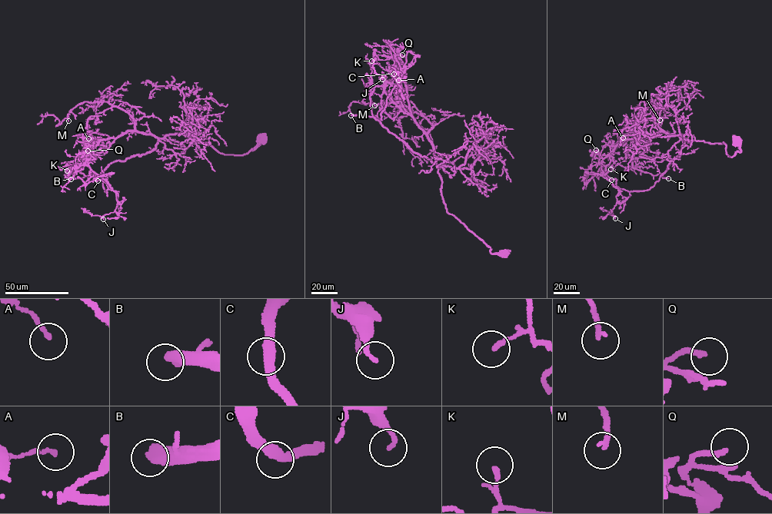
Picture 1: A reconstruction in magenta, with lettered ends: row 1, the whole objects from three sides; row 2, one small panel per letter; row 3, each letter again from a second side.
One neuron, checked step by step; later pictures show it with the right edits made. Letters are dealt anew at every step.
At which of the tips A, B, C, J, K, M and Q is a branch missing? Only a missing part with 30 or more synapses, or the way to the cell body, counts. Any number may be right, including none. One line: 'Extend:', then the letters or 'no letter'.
Extend: B, M

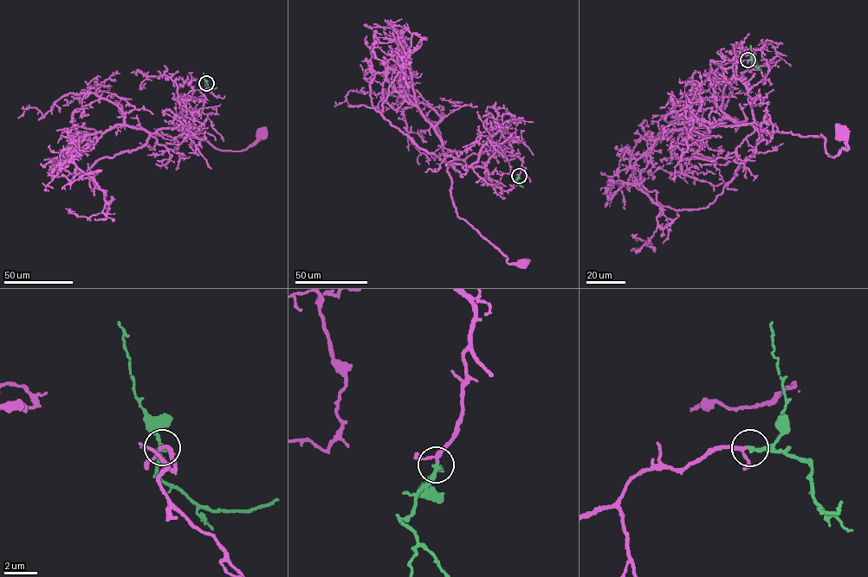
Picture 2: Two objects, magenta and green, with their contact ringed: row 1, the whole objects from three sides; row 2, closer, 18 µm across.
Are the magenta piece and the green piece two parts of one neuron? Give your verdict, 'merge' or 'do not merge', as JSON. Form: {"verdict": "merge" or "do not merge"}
{"verdict": "merge"}

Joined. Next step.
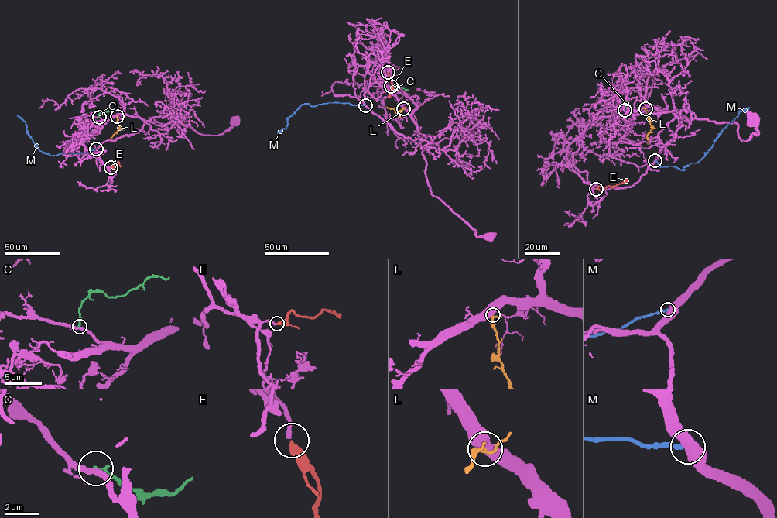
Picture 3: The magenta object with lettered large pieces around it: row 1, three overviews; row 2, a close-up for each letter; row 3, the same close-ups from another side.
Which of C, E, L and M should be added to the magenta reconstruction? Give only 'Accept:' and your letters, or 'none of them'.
Accept: E, L

